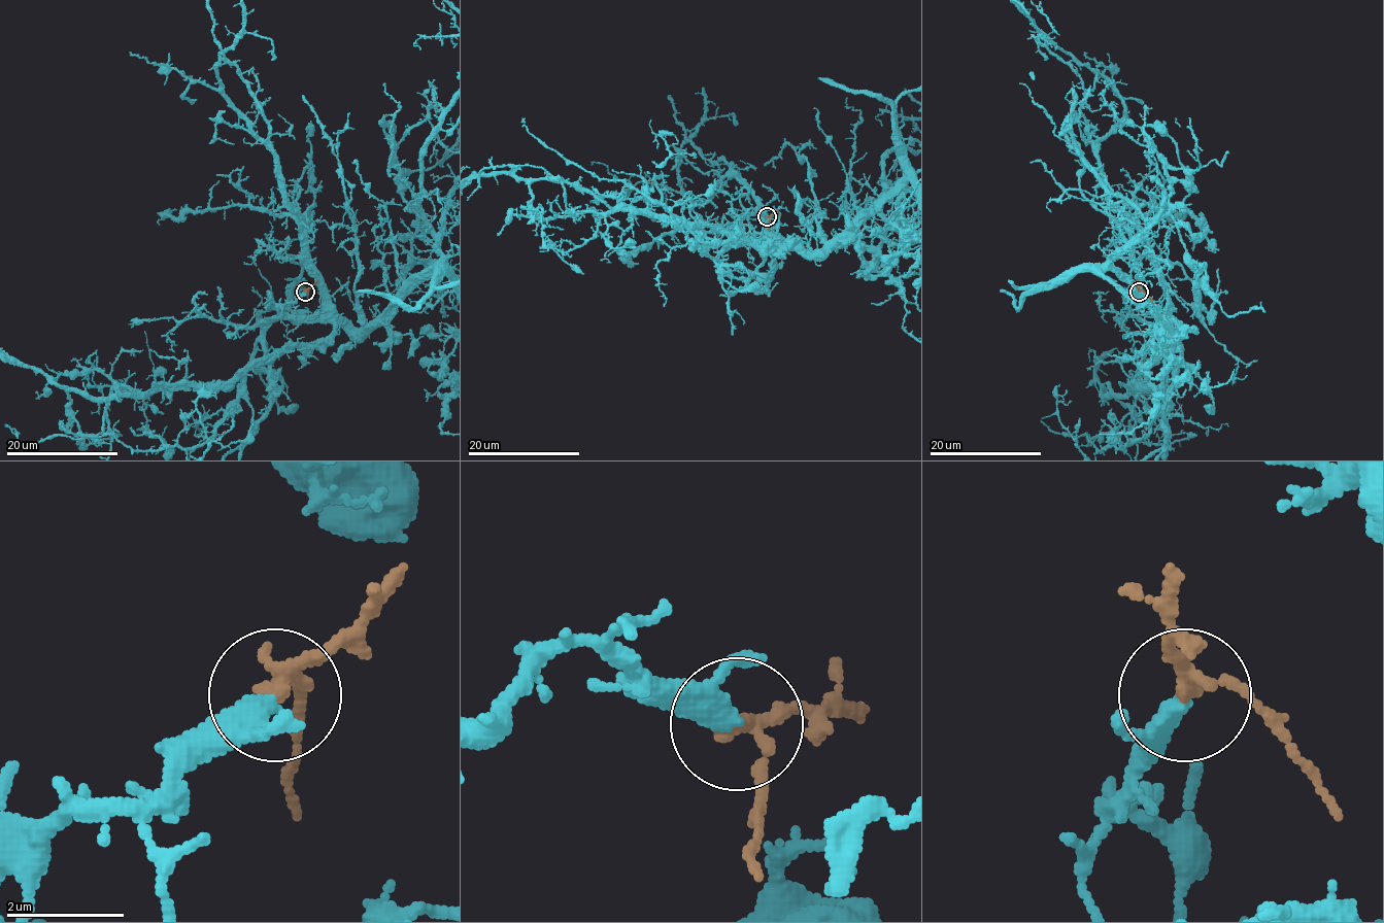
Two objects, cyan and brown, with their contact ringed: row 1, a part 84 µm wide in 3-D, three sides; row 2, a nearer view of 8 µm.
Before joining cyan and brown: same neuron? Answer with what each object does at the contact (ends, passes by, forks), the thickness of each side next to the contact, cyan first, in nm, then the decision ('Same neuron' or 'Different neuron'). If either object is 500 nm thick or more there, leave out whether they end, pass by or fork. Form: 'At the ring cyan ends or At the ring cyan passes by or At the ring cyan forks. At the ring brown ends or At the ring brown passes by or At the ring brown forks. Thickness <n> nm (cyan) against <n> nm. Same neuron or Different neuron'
At the ring cyan passes by. At the ring brown passes by. Thickness 300 nm (cyan) against 240 nm. Same neuron

